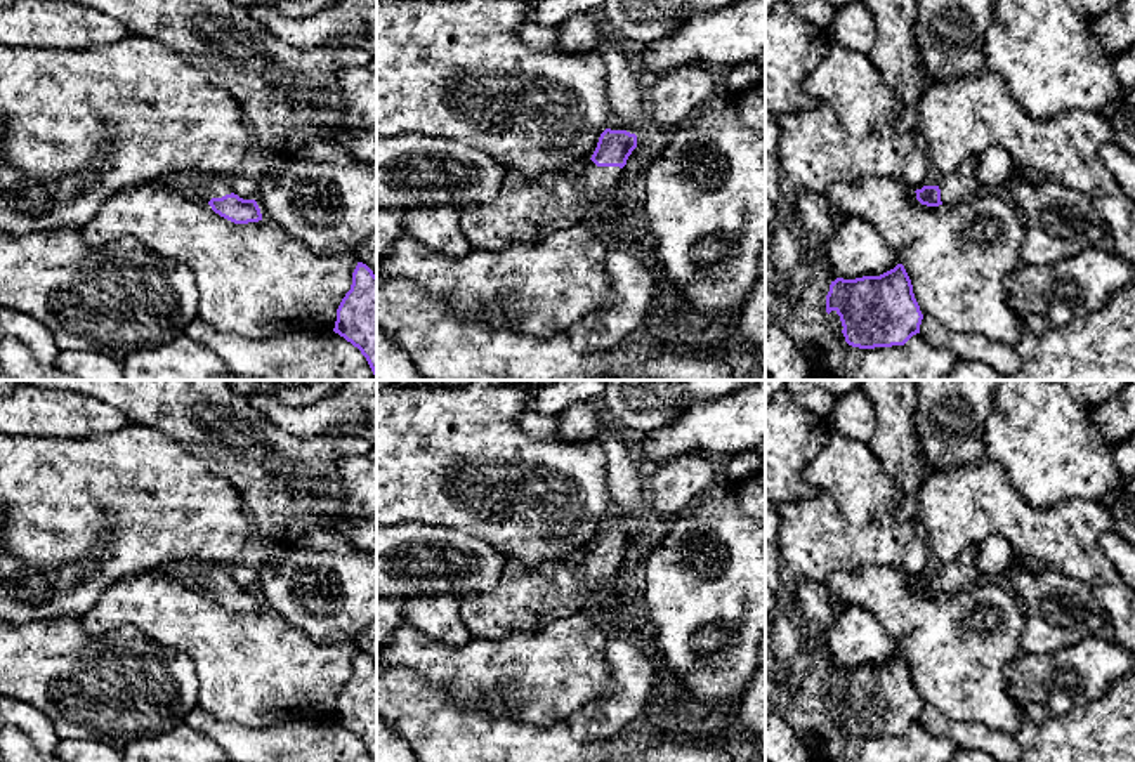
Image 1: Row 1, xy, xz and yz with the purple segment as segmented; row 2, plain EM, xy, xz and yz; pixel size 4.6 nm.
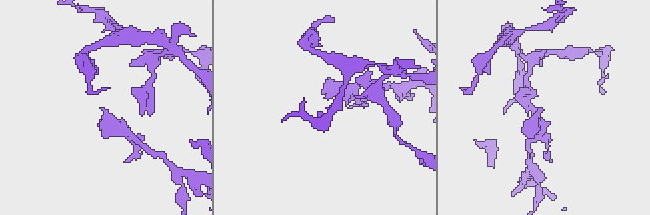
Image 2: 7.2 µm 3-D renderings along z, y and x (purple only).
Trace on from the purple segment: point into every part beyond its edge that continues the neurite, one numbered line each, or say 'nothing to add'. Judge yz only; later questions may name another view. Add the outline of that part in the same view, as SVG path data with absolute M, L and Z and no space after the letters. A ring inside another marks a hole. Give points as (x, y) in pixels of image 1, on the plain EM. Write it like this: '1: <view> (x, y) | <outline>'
1: yz (962, 573) | M977 545L968 547L963 554L939 569L942 594L958 594L982 581L984 576L977 566Z

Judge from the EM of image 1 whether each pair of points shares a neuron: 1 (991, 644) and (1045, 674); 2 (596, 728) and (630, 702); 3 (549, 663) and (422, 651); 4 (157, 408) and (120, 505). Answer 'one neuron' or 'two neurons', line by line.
1: two neurons
2: one neuron
3: one neuron
4: two neurons

